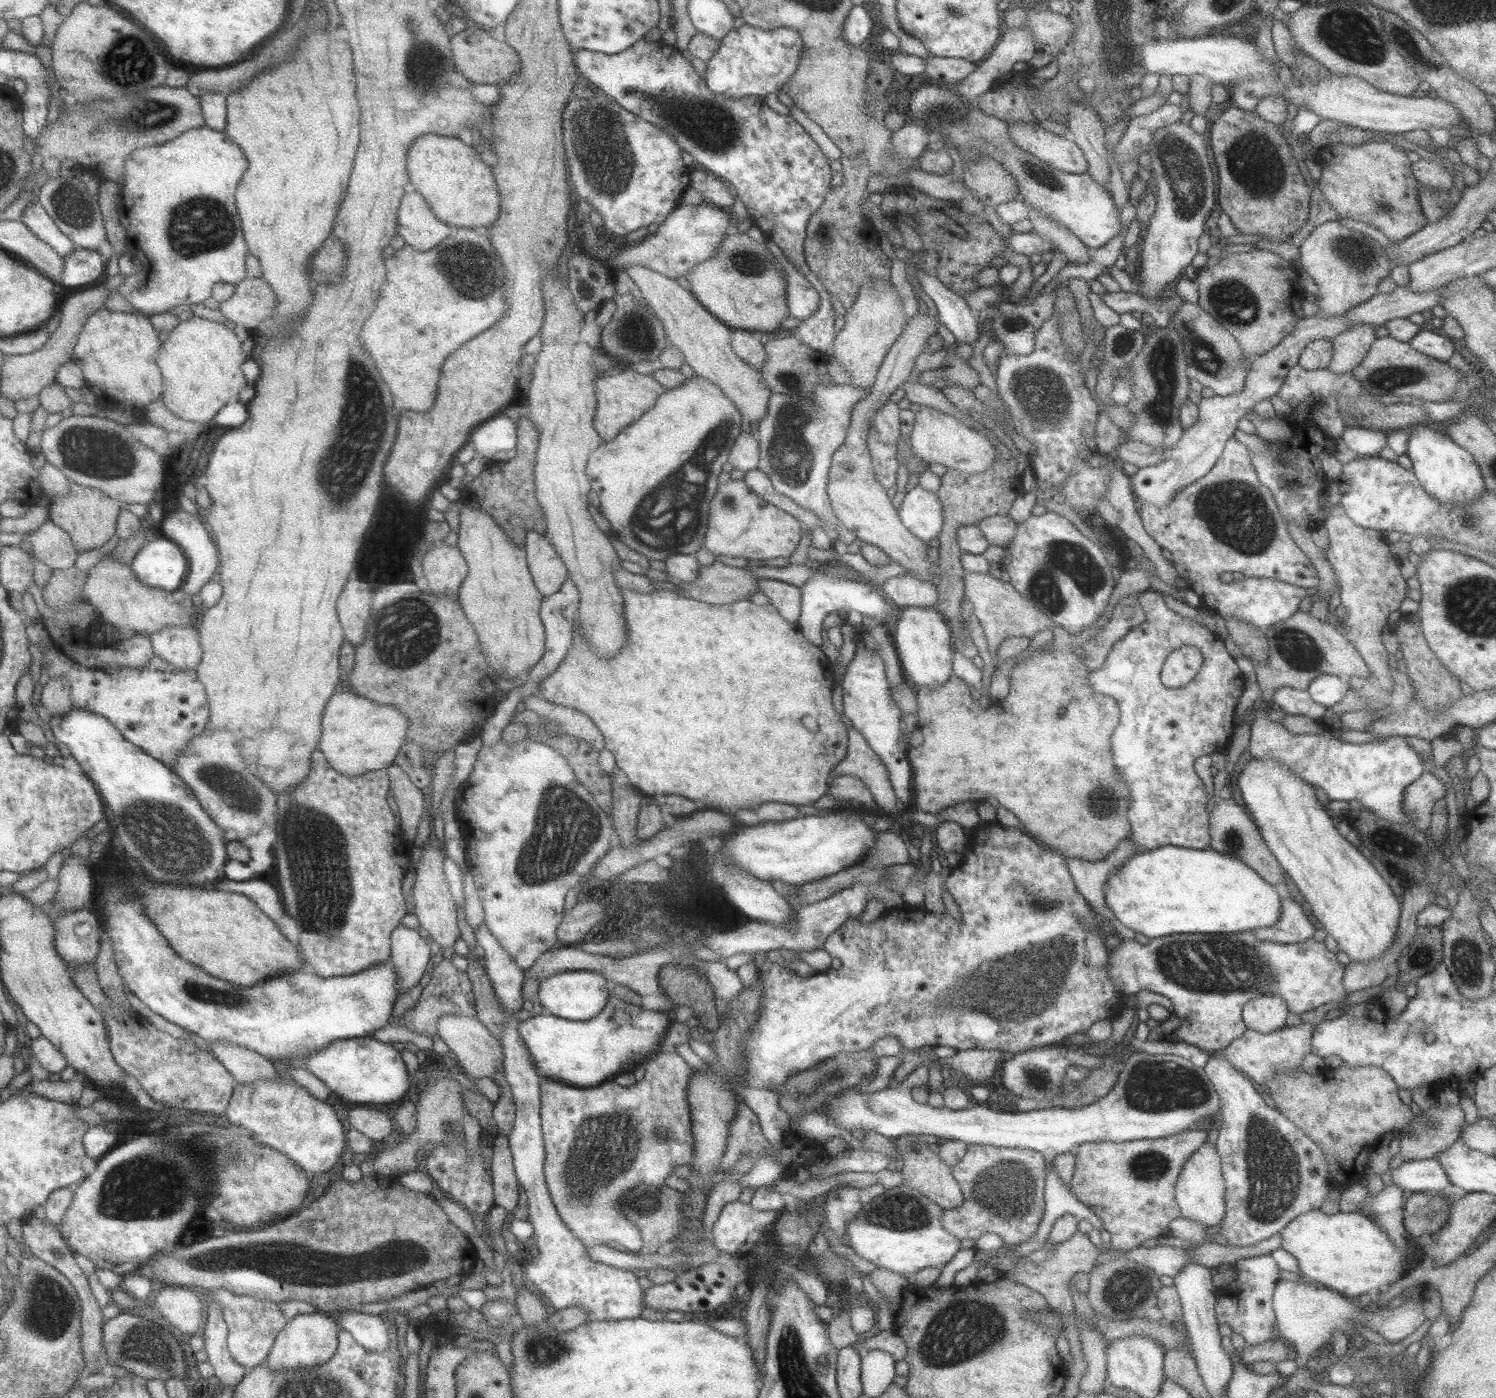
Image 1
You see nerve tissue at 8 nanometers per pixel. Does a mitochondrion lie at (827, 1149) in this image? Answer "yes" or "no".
no

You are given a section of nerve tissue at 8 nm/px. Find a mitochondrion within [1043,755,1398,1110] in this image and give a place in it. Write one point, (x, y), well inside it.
(1211, 965)

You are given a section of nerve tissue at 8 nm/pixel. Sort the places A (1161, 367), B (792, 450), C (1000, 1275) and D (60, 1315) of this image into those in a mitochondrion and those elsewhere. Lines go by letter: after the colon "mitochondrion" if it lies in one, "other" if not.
A: mitochondrion
B: mitochondrion
C: other
D: mitochondrion

